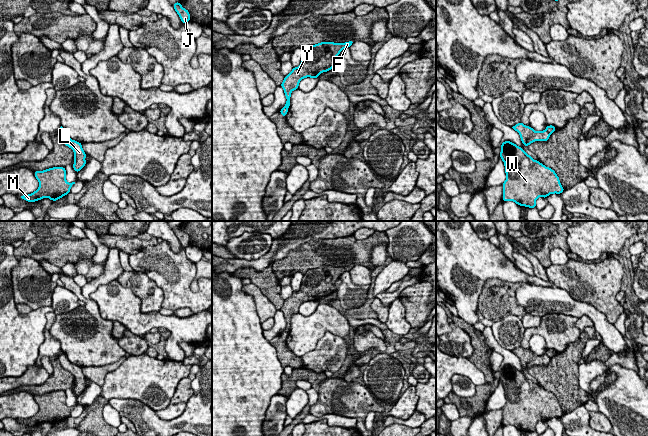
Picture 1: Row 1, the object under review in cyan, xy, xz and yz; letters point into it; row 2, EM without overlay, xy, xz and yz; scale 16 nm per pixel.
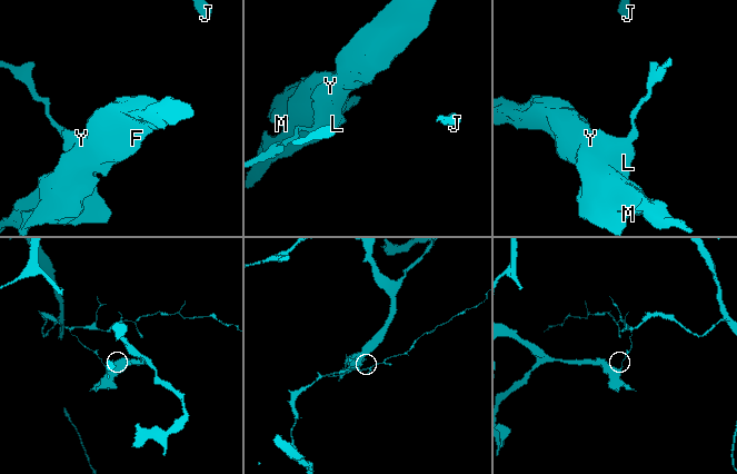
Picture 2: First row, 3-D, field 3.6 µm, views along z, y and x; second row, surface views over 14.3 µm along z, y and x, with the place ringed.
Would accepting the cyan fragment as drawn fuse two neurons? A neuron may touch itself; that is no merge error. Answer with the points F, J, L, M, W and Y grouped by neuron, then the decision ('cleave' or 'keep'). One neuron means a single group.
F L M W Y / J | cleave

